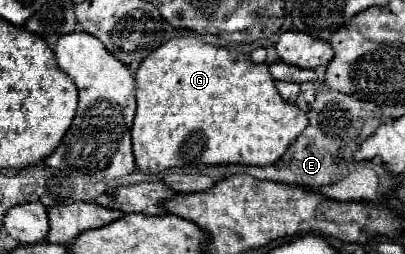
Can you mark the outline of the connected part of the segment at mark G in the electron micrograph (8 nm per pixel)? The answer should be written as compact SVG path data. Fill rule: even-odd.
M199 37L169 39L145 57L135 79L137 115L131 129L131 141L137 169L145 175L197 165L273 165L307 127L307 115L277 93L267 63L251 63L247 55L209 45Z

